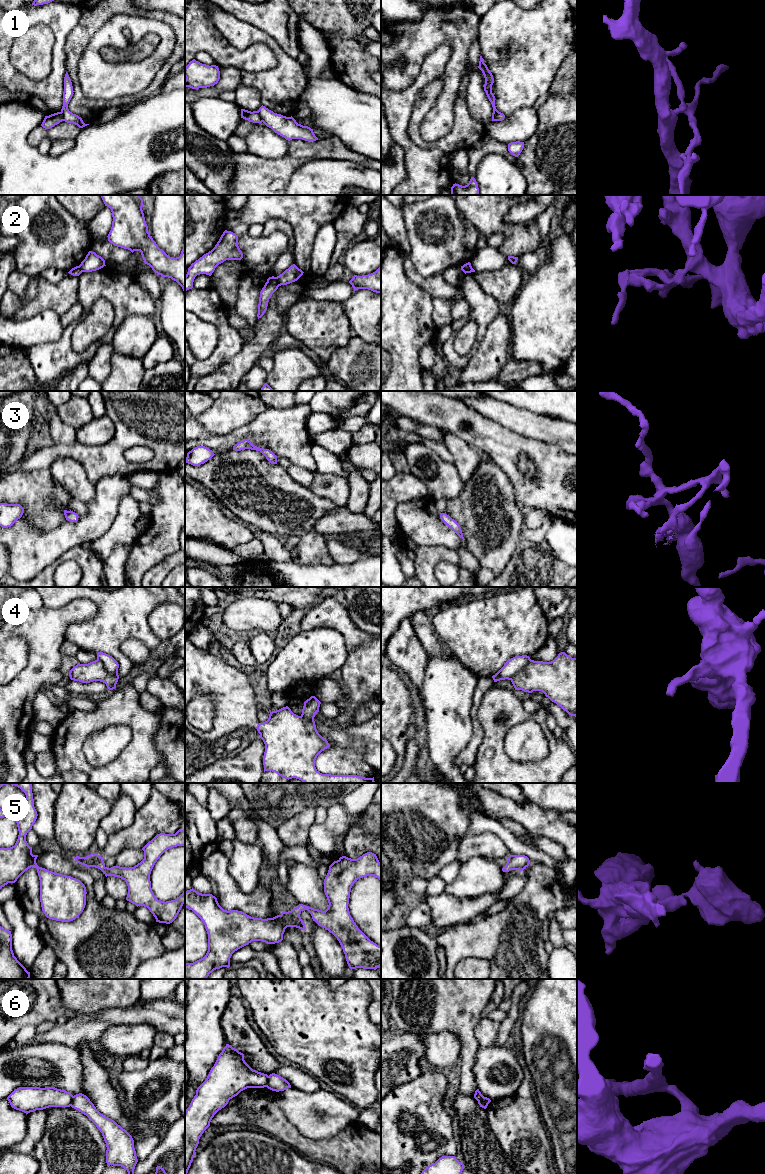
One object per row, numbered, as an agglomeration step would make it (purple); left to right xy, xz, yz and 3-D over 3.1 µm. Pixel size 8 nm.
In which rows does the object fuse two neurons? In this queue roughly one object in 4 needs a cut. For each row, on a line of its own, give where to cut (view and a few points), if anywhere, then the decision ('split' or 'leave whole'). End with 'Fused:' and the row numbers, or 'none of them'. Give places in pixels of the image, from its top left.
1: cut xz (257, 111), (262, 121); split
2: cut xz (275, 277), (279, 285); split
3: cut none; leave whole
4: cut xy (97, 658), (109, 673), (117, 674); split
5: cut none; leave whole
6: cut xz (268, 1076), (265, 1086); split
Fused: 1, 2, 4, 6

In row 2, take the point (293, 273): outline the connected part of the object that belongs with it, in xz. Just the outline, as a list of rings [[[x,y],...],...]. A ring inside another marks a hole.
[[[295,264],[291,265],[282,274],[276,277],[279,286],[287,285],[297,281],[302,275],[303,271],[299,269]]]

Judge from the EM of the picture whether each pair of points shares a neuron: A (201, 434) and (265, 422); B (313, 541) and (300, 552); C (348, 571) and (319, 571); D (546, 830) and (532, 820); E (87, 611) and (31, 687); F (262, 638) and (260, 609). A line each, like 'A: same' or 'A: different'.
A: same
B: same
C: same
D: same
E: same
F: different

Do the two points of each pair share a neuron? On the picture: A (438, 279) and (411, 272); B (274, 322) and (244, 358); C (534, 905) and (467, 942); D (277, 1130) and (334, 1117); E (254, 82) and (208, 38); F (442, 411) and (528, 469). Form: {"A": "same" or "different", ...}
{"A": "same", "B": "same", "C": "same", "D": "different", "E": "different", "F": "same"}

